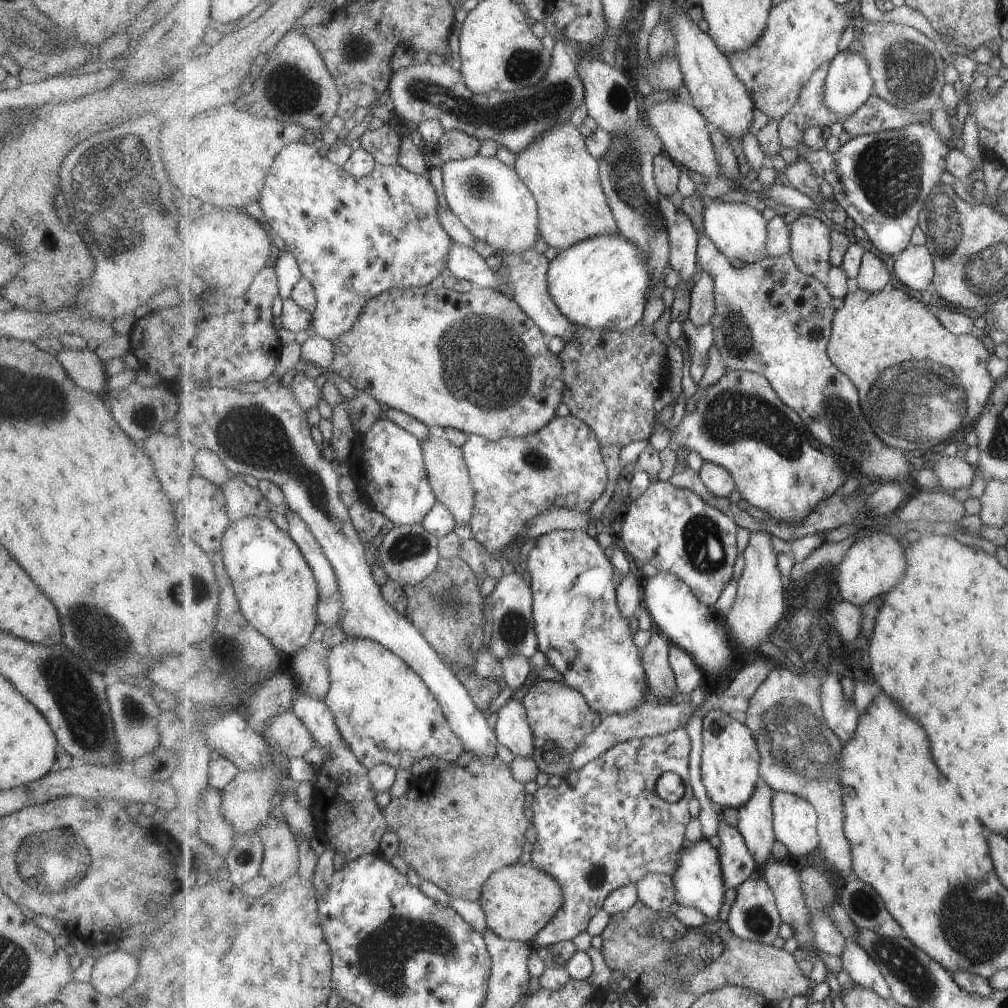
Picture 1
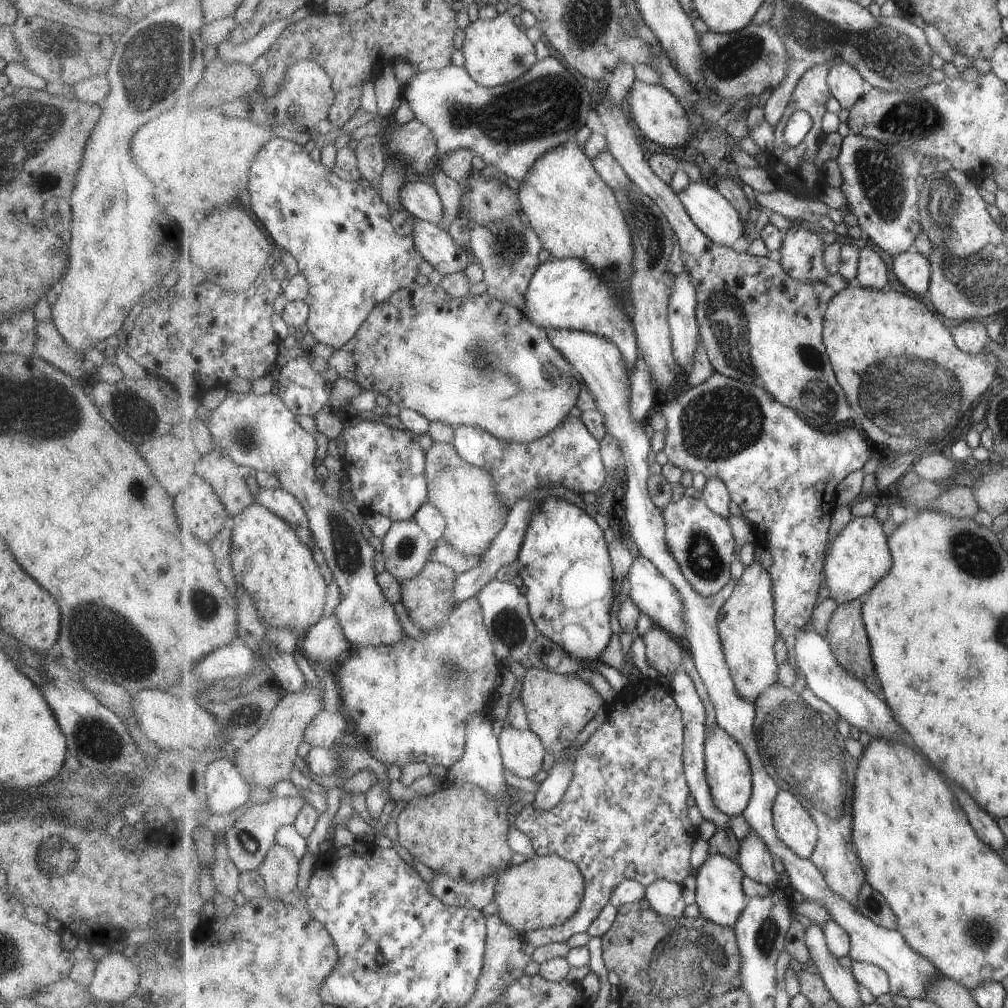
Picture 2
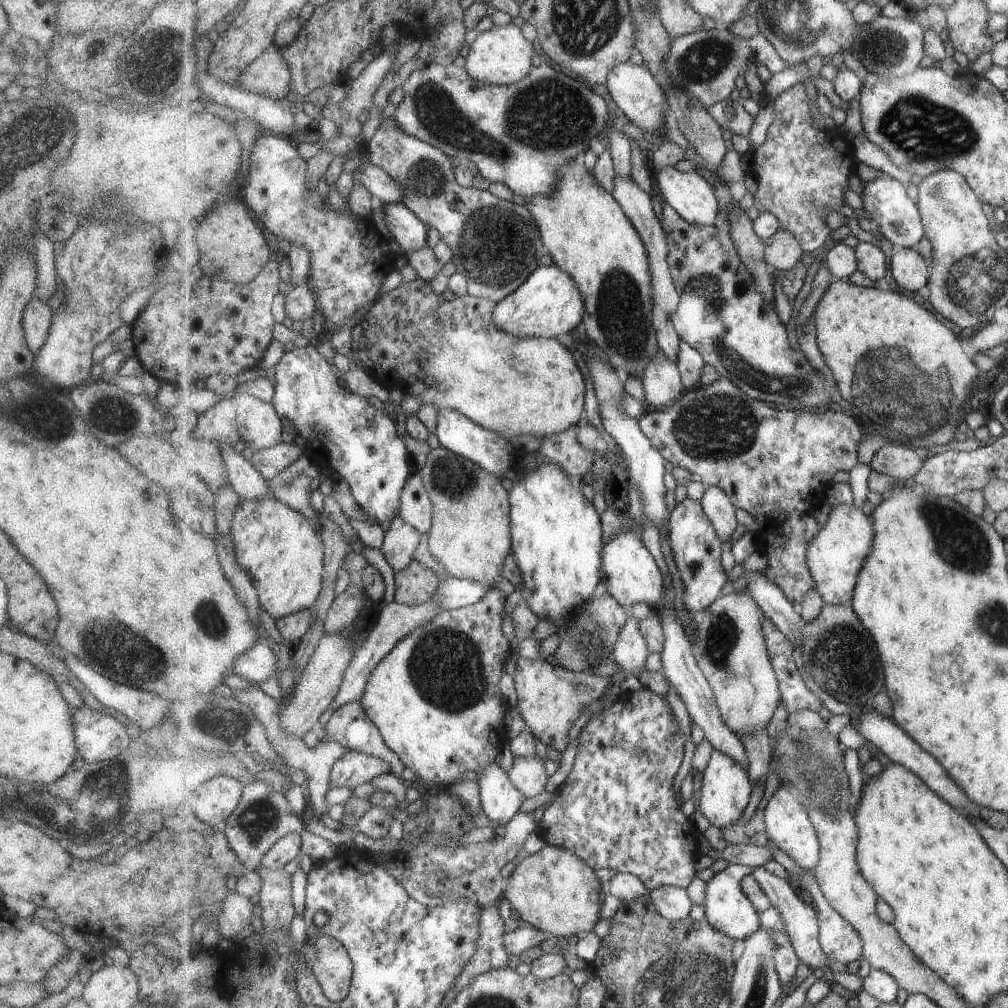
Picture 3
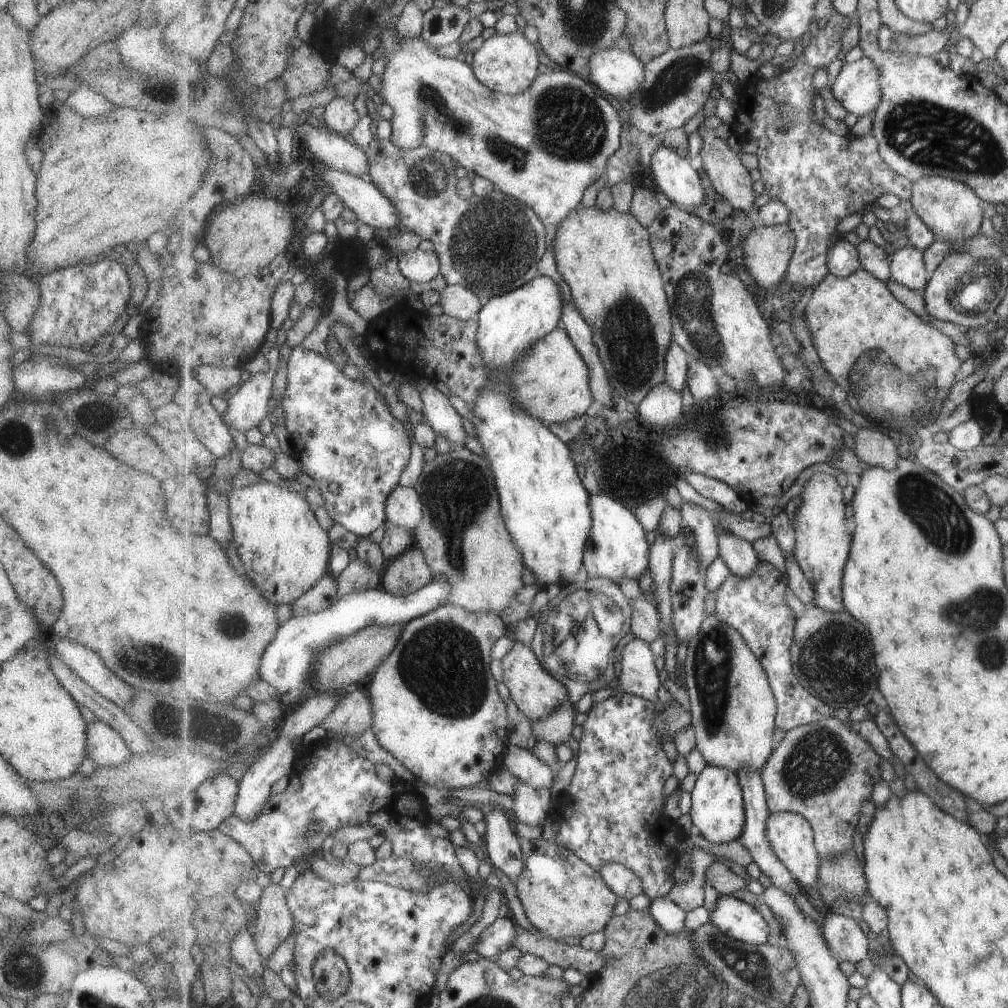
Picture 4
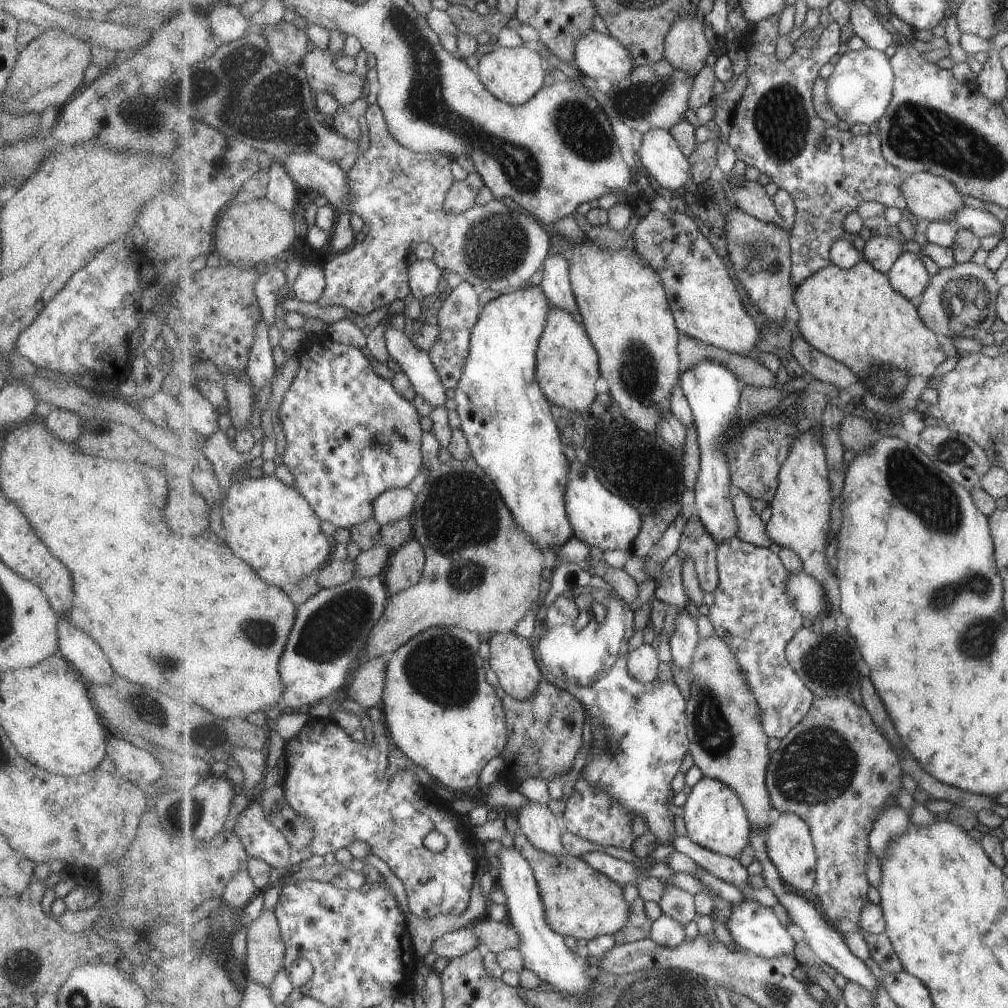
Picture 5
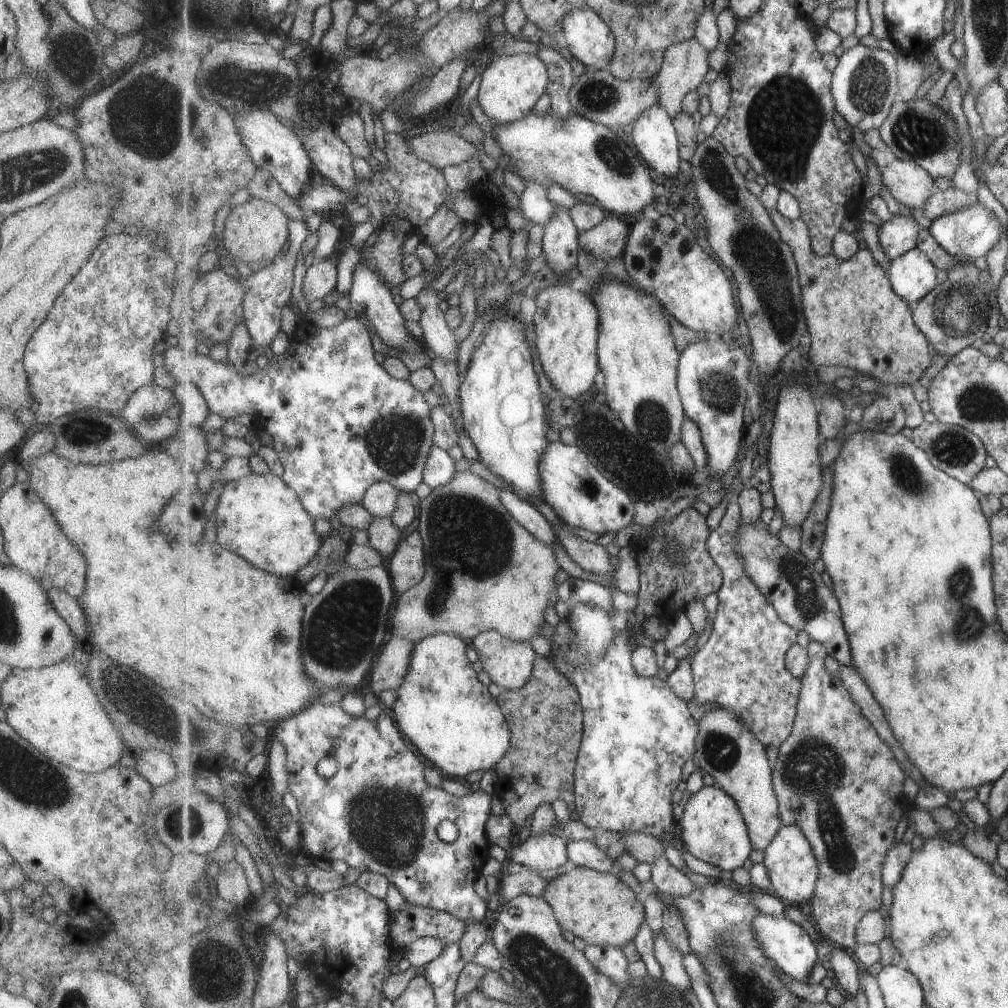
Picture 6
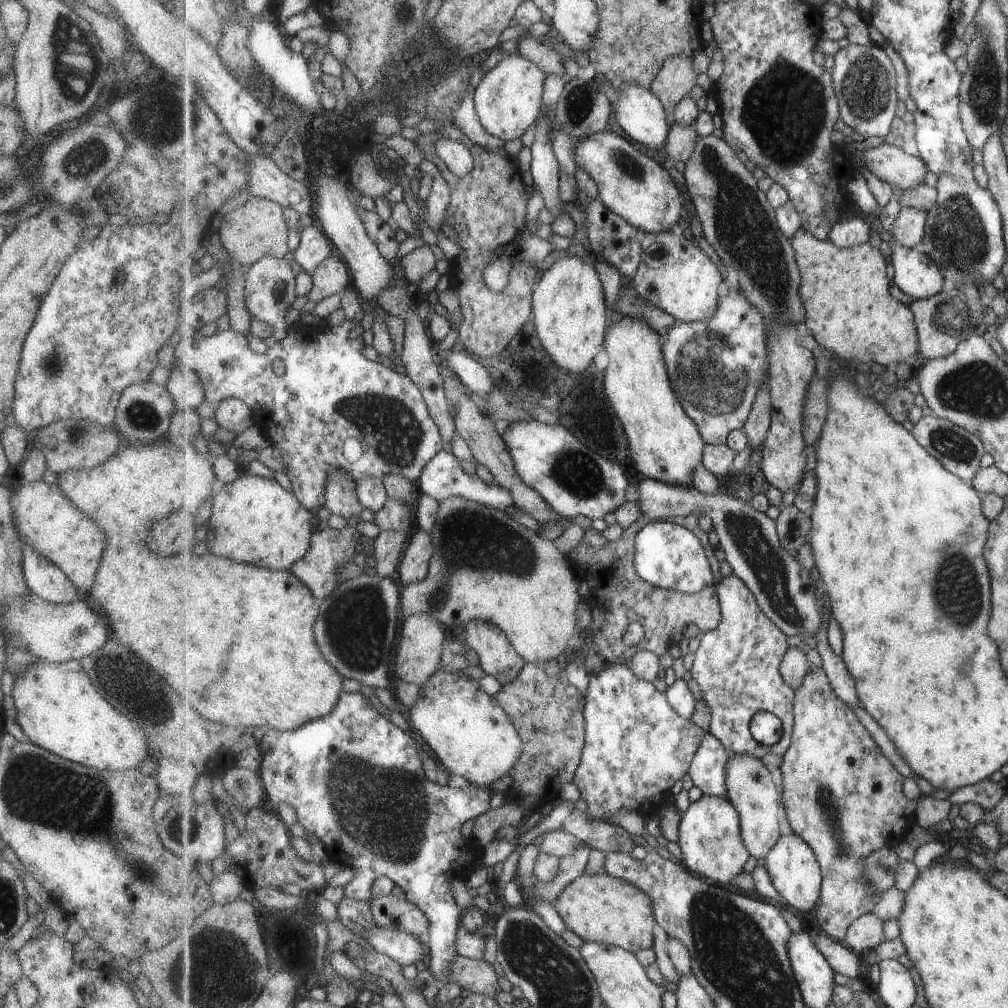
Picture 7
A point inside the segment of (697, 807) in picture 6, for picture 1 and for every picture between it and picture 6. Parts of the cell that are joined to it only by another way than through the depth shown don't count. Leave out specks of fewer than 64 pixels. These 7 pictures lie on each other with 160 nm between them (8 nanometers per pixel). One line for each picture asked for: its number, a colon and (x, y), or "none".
1: (730, 761)
2: (729, 772)
3: (726, 789)
4: (718, 810)
5: (715, 816)

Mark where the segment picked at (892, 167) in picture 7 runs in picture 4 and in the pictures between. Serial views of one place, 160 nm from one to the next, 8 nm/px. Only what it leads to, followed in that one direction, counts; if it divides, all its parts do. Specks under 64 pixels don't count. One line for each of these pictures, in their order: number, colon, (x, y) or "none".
4: (955, 212)
5: (935, 198)
6: (907, 182)

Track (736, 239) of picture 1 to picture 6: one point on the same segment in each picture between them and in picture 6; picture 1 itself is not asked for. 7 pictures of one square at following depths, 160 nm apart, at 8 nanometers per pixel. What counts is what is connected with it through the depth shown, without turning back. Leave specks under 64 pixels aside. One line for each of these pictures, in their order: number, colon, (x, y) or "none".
2: (715, 215)
3: (690, 194)
4: (677, 177)
5: (661, 154)
6: (654, 134)

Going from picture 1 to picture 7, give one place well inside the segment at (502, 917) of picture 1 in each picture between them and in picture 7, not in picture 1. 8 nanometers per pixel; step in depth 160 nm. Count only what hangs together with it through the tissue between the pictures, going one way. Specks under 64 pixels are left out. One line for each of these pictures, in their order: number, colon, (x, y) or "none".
2: (544, 891)
3: (554, 890)
4: (562, 895)
5: (582, 902)
6: (597, 907)
7: (596, 907)

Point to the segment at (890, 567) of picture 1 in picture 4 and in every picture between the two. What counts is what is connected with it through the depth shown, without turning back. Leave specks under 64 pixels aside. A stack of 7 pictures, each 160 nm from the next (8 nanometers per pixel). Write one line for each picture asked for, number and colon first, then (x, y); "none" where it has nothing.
2: (860, 556)
3: (837, 555)
4: (823, 541)

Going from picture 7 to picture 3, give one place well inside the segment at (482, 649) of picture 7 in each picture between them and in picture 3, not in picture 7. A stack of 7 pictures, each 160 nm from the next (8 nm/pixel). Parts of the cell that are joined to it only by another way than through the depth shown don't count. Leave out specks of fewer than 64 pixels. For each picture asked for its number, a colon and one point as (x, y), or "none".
3: (551, 698)
4: (535, 692)
5: (513, 659)
6: (509, 663)

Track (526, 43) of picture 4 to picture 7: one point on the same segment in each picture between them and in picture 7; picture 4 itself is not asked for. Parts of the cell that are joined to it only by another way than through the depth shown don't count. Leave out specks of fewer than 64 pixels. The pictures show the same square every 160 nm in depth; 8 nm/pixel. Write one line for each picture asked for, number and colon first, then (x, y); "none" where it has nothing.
5: (513, 74)
6: (510, 86)
7: (508, 101)

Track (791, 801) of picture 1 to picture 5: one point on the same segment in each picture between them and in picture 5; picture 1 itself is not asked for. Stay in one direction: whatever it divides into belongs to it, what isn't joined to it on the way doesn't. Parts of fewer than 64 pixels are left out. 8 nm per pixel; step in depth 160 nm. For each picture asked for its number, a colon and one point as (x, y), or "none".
2: (796, 827)
3: (787, 823)
4: (792, 835)
5: (791, 846)

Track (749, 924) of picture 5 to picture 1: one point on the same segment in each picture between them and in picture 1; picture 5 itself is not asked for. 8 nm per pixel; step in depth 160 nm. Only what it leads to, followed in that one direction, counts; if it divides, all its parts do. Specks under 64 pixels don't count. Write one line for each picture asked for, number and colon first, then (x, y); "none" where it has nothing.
1: (700, 883)
2: (720, 894)
3: (728, 908)
4: (737, 919)

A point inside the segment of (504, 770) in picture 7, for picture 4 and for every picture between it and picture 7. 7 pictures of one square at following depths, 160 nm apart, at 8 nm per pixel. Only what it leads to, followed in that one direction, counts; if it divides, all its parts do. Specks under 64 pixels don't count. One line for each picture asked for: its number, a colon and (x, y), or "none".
4: (436, 707)
5: (440, 711)
6: (450, 716)

